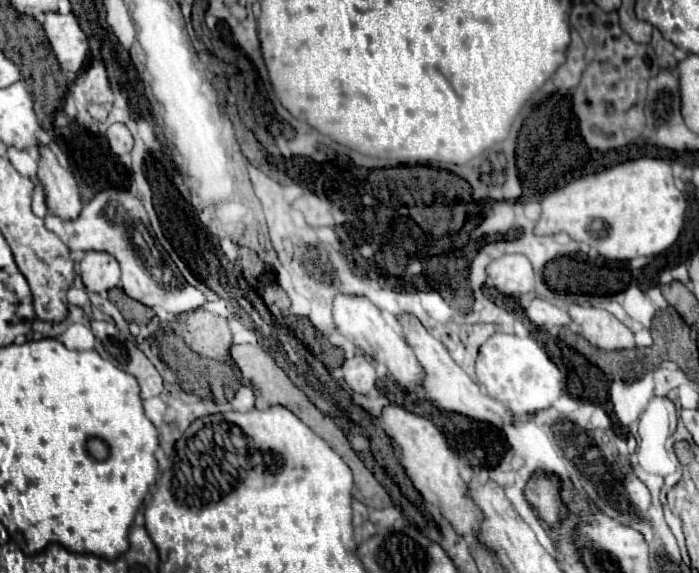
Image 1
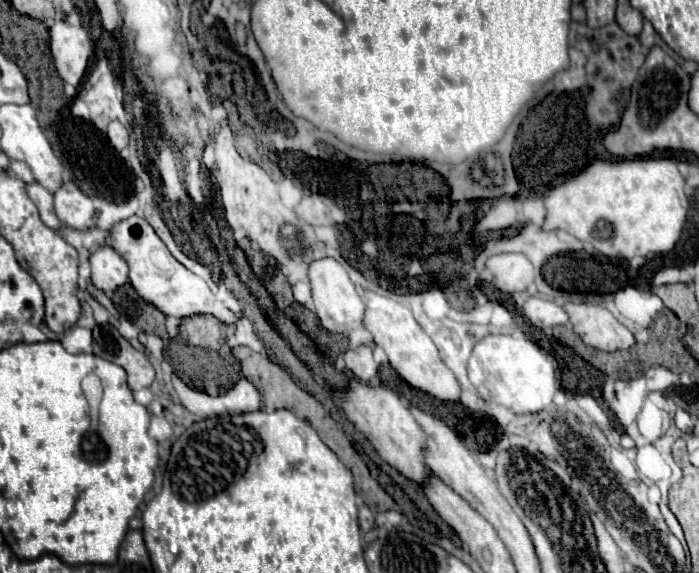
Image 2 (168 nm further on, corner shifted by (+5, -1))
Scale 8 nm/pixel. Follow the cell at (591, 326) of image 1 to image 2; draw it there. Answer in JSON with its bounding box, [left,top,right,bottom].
[564,304,634,352]

